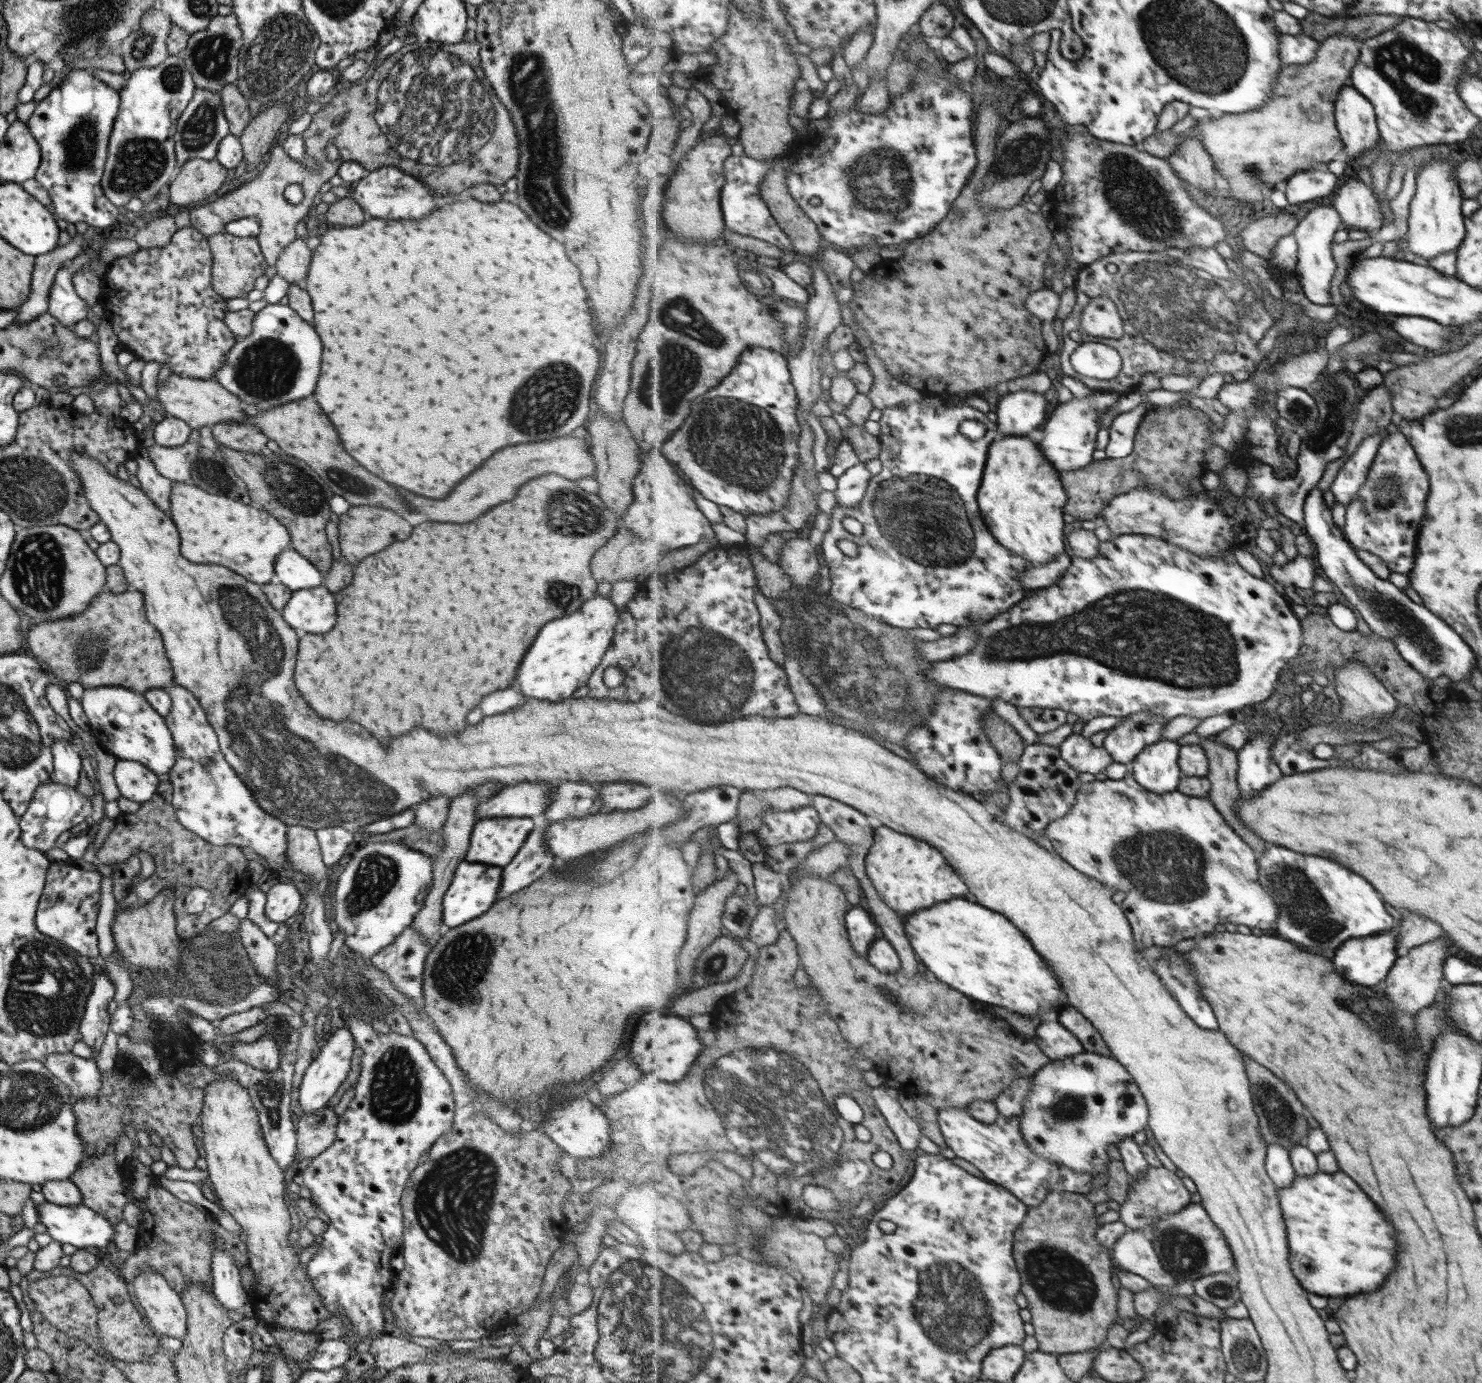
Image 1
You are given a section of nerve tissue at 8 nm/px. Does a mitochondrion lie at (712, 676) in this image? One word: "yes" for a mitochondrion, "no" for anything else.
yes

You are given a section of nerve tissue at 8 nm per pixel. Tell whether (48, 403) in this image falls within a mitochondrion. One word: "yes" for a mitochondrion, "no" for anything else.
no

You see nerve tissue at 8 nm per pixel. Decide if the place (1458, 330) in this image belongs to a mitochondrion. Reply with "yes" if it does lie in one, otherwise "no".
no

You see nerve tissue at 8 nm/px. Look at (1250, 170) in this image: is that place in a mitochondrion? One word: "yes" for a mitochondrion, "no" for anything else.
yes

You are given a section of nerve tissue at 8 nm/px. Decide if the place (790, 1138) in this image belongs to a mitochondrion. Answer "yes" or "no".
yes

